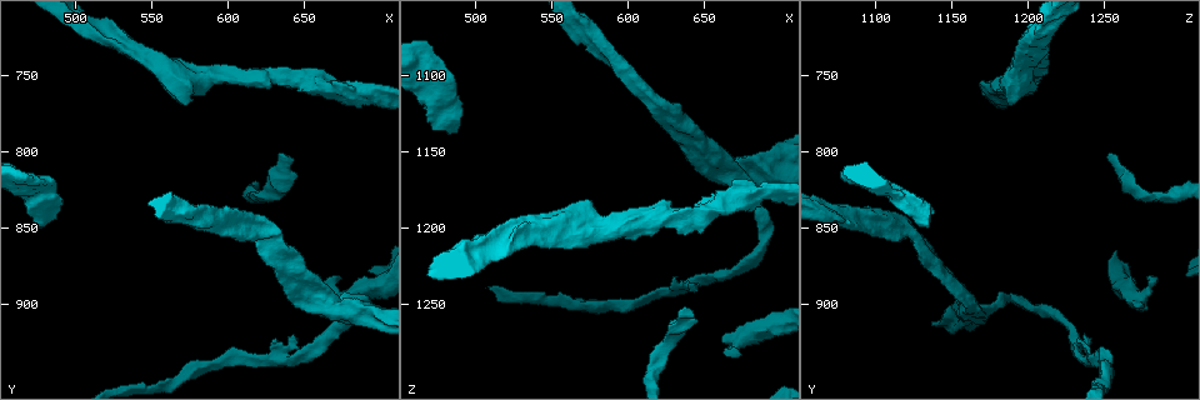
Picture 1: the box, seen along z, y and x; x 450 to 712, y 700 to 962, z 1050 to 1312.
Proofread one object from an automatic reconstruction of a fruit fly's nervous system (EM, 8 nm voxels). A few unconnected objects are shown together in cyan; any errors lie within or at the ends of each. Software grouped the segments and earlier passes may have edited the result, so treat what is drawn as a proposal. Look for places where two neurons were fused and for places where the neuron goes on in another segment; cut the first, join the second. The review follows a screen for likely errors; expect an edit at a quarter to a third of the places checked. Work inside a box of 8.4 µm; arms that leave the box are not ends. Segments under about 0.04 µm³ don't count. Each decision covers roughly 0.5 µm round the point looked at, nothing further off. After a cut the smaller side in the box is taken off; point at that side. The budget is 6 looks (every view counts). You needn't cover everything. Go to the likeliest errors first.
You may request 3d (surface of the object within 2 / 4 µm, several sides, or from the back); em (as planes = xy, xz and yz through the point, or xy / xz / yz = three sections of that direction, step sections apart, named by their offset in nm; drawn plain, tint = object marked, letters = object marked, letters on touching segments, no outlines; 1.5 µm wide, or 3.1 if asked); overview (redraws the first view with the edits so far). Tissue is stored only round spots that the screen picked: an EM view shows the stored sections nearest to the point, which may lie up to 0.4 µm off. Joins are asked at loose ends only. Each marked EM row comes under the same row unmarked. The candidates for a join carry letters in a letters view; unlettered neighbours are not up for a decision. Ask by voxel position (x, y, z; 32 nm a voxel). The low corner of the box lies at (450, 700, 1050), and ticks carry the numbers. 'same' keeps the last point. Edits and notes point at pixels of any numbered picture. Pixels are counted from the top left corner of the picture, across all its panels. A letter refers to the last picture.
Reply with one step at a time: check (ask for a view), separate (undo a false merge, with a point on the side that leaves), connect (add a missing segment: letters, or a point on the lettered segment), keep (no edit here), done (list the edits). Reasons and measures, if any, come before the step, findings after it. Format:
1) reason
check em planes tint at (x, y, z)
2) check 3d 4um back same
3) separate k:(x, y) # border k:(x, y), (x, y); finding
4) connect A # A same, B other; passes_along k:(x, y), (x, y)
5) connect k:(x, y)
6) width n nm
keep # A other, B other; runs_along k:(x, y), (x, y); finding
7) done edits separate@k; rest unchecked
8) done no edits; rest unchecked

thick end
check em xz step 8 letters at (674, 884, 1282)

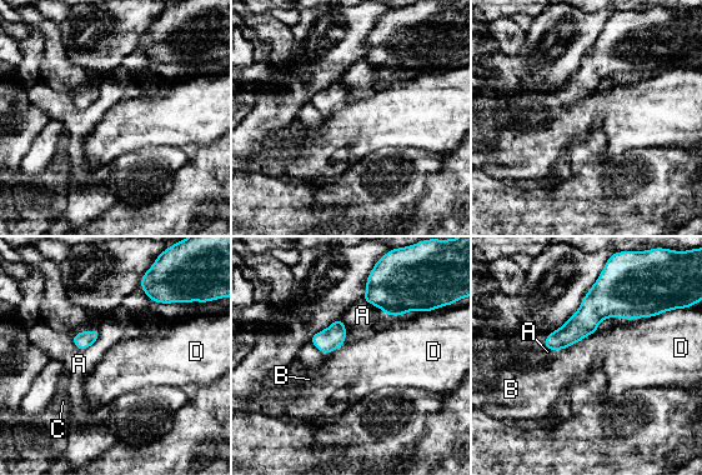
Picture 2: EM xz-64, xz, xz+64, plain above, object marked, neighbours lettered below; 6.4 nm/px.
keep # A other, B other, C other, D other; border 2:(100, 331), (85, 349), (71, 343); none of them fits

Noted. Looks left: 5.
free end
check 3d 4um at (634, 802, 1252)

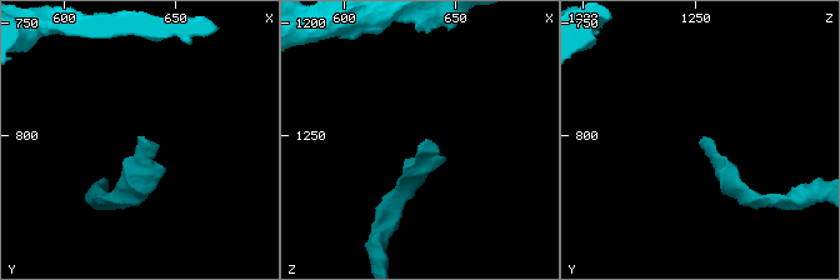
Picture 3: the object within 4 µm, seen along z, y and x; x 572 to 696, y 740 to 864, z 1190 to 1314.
check em planes letters at (635, 802, 1254)

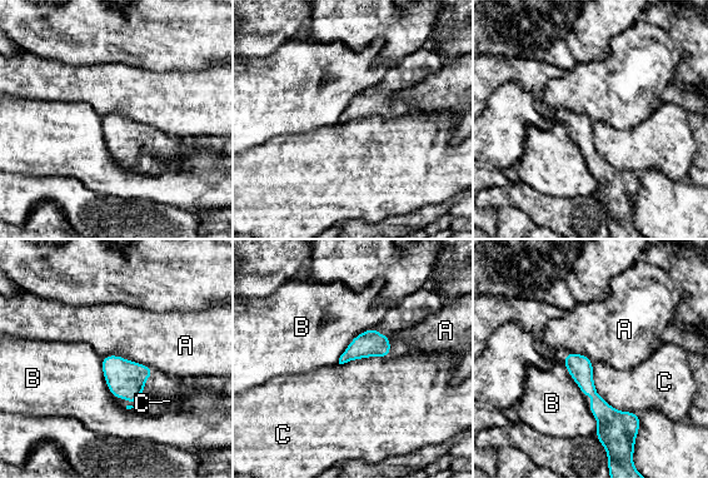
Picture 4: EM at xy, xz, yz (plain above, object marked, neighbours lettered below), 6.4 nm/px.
keep # A other, B other, C other; runs_along 4:(569, 355), (609, 423); none of them fits

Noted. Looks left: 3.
thick end
check em xy step 8 letters at (484, 846, 1134)

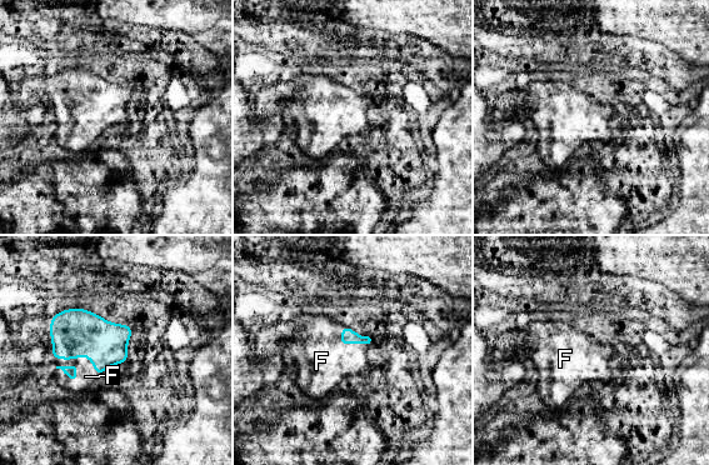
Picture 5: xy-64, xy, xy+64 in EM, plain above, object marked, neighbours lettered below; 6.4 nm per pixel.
connect F # F same; passes_along 5:(74, 333), (79, 356), (85, 376); it goes on there

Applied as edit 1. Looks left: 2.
done edits connect@5; rest unchecked

